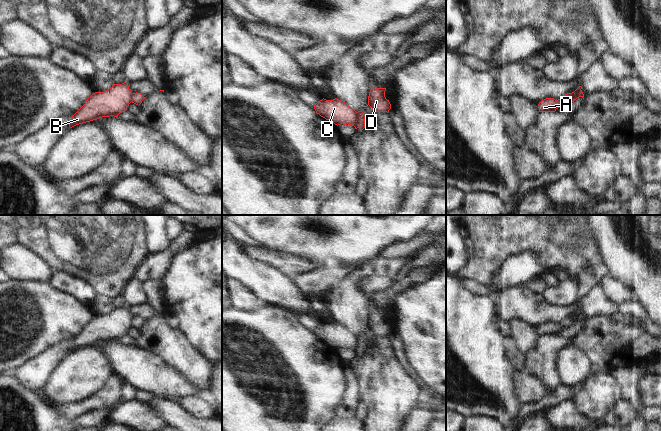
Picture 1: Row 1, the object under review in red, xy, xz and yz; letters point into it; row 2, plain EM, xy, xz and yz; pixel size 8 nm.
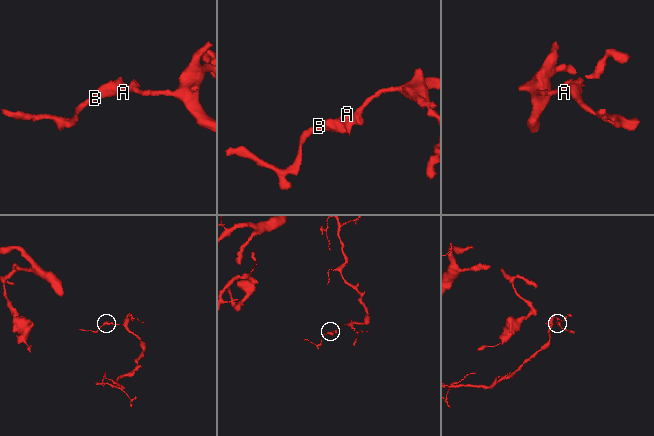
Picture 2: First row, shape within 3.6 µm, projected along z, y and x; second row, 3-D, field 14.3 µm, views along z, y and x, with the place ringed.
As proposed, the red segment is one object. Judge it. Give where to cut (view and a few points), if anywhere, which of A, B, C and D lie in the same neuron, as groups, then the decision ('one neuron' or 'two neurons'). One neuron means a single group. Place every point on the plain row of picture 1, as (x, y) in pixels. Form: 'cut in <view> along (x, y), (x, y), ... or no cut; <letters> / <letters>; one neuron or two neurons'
cut in xz along (356, 336), (356, 348), (354, 350); A B C / D; two neurons

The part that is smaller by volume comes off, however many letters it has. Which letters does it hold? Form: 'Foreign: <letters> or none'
Foreign: A, B, C

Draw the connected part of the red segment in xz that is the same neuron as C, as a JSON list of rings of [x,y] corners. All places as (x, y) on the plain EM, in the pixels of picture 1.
[[[323,322],[314,329],[314,333],[321,341],[337,350],[340,348],[355,350],[357,347],[356,335],[337,322],[333,324]]]

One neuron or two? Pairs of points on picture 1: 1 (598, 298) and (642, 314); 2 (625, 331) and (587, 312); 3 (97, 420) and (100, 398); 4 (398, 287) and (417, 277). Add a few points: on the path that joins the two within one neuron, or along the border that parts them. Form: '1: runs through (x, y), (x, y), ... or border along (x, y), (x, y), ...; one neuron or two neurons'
1: runs through (609, 308), (631, 308); one neuron
2: border along (611, 315), (594, 315), (584, 320); two neurons
3: border along (110, 410), (88, 411), (76, 419); two neurons
4: runs through (403, 284), (412, 278); one neuron

